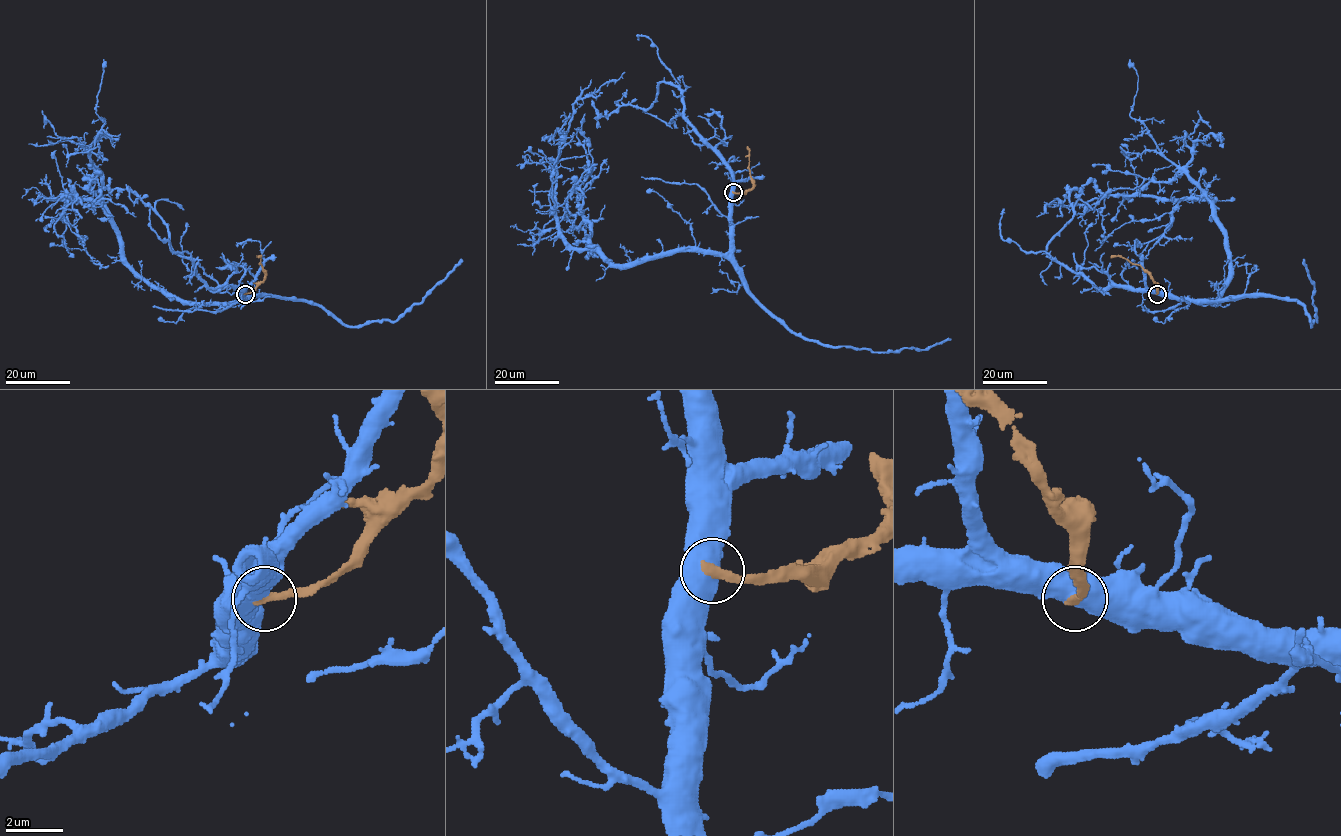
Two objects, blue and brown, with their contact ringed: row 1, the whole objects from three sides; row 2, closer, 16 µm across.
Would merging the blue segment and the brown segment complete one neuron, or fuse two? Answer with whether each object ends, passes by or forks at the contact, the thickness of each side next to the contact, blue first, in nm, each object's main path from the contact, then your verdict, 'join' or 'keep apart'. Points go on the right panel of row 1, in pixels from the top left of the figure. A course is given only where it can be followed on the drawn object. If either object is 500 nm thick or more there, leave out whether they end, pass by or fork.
calibres 750 and 280 nm; course blue (1157, 294), (1218, 302), (1229, 263), (1227, 242), (1213, 201), (1102, 195), (1068, 207), (1054, 199), (1036, 216); course brown (1157, 294), (1157, 285), (1139, 265), (1119, 256), (1110, 258); keep apart

